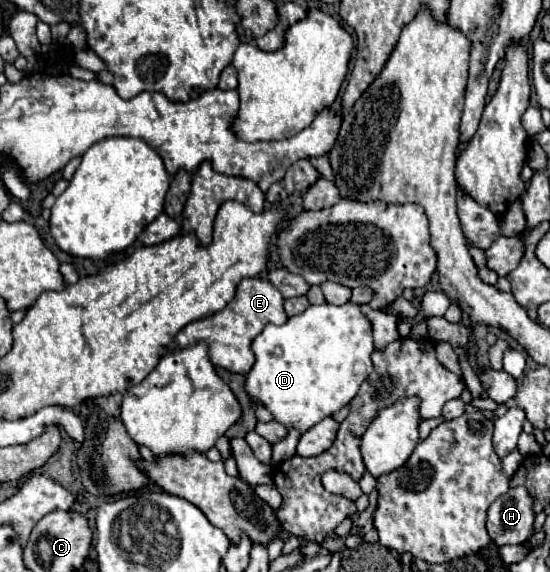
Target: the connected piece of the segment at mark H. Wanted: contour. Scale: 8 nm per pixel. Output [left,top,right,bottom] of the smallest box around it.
[486,486,532,546]

